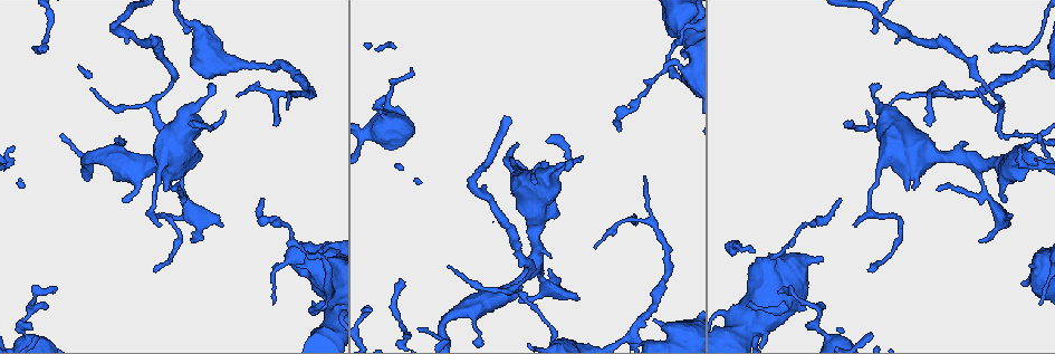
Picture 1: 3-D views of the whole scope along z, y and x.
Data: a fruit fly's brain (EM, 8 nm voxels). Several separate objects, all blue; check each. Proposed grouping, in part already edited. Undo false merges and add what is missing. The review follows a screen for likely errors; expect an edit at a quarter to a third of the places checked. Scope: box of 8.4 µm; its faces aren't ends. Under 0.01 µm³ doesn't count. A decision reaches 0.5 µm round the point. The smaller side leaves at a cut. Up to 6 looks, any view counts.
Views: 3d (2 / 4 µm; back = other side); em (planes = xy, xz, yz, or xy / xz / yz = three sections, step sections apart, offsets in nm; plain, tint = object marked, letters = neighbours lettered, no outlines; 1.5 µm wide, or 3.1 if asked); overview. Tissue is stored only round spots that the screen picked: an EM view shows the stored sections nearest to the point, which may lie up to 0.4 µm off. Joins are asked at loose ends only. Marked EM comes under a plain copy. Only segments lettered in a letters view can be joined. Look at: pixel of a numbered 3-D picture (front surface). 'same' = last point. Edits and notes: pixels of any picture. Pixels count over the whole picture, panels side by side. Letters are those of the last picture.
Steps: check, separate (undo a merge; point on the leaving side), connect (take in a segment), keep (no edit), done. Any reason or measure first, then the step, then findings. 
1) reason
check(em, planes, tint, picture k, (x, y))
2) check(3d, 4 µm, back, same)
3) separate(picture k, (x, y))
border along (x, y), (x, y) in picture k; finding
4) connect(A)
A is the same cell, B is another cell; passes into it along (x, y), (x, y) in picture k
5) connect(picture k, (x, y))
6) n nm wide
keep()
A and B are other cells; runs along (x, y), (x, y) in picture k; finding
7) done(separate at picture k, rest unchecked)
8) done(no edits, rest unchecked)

thick end
check(3d, 4 µm, picture 1, (169, 187))

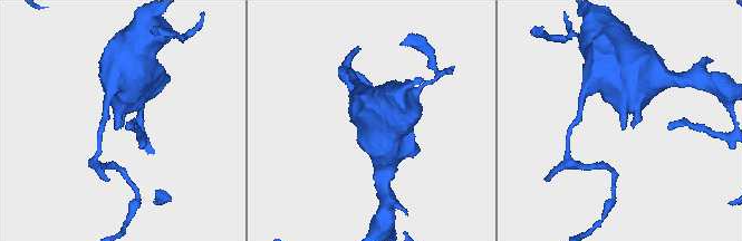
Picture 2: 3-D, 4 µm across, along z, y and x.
check(em, planes, letters, picture 2, (633, 127))

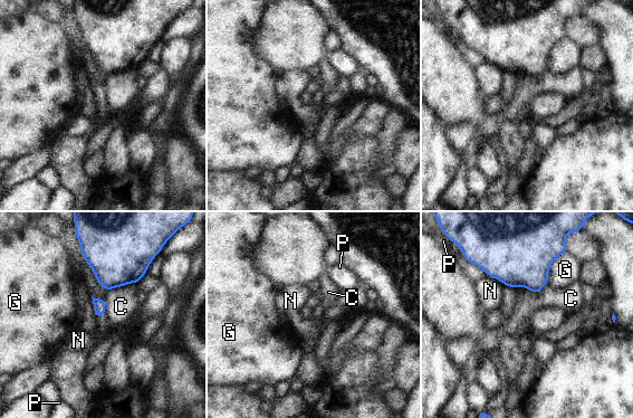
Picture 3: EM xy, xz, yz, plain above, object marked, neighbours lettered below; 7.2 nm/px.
G touches over 280 nm
keep()
C, G, N and P are other cells; border along (135, 283), (111, 287), (106, 292) in picture 3; none of them fits

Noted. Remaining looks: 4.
free end
check(em, planes, letters, picture 1, (565, 169))

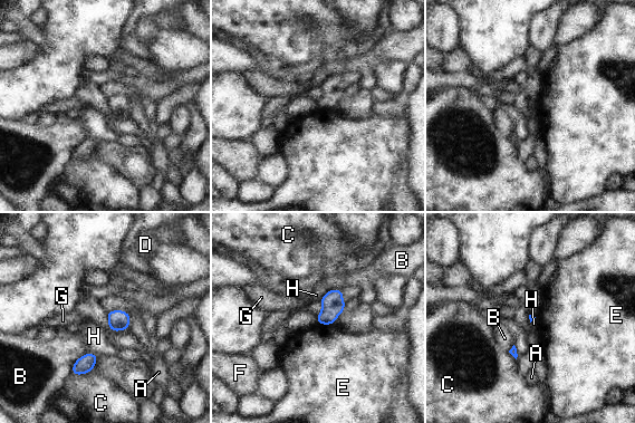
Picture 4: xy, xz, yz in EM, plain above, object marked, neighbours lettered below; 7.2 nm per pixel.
keep()
A, B, C, D, E, F, G and H are other cells; border along (88, 352), (98, 356) in picture 4; no lettered segment goes on from it

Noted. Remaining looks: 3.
branch stops here
check(em, xz, step 4, tint, picture 1, (1029, 266))

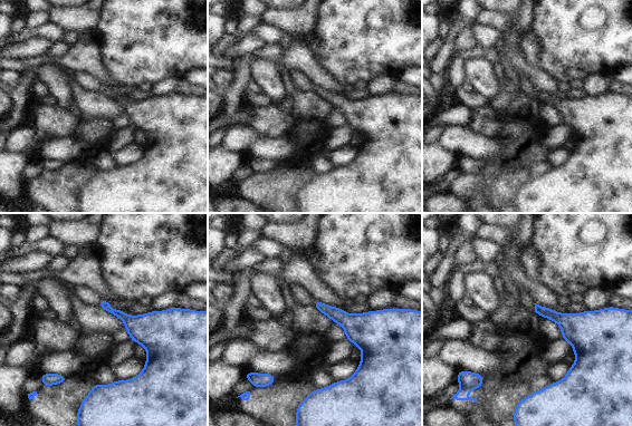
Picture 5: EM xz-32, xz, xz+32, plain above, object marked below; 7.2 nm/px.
check(em, planes, letters, same)

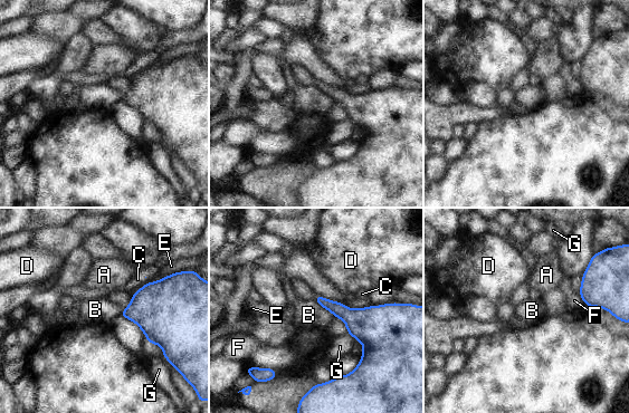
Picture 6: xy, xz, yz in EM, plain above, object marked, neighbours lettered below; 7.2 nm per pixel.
keep()
A, B, C, D, E, F and G are other cells; border along (313, 300), (335, 317) in picture 6; no lettered segment goes on from it

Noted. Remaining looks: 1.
done(no edits, rest unchecked)

